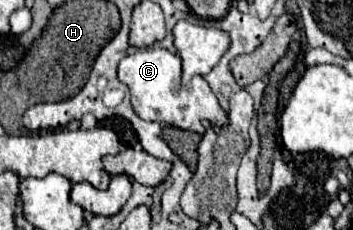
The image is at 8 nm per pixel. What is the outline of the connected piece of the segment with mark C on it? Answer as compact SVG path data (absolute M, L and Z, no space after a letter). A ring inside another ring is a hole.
M139 49L133 55L127 55L119 63L119 79L129 87L131 93L131 105L135 113L145 121L165 121L167 125L205 133L203 119L211 121L211 125L225 125L227 113L219 105L217 97L213 95L209 83L203 77L191 79L191 87L185 89L181 85L181 59L167 51L167 49Z

